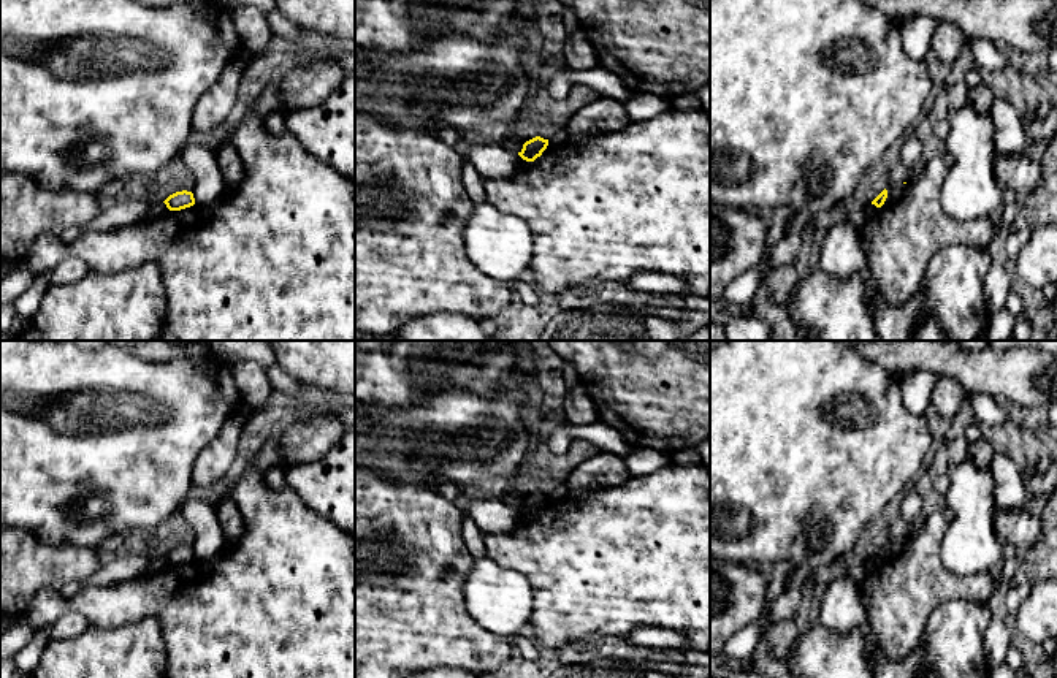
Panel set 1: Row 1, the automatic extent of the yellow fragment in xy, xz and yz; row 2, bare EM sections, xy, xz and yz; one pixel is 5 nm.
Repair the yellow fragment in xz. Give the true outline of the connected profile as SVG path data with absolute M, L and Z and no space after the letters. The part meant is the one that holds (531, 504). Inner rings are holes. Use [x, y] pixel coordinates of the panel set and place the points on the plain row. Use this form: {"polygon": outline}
{"polygon": "M536 491L523 499L523 504L518 507L518 510L526 516L534 516L537 512L542 510L547 501L548 494Z"}

